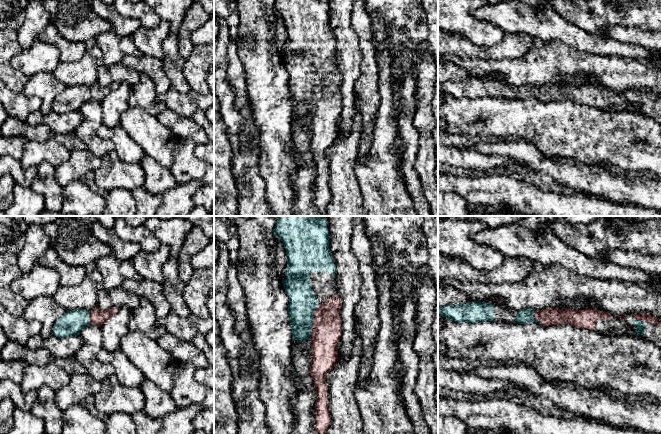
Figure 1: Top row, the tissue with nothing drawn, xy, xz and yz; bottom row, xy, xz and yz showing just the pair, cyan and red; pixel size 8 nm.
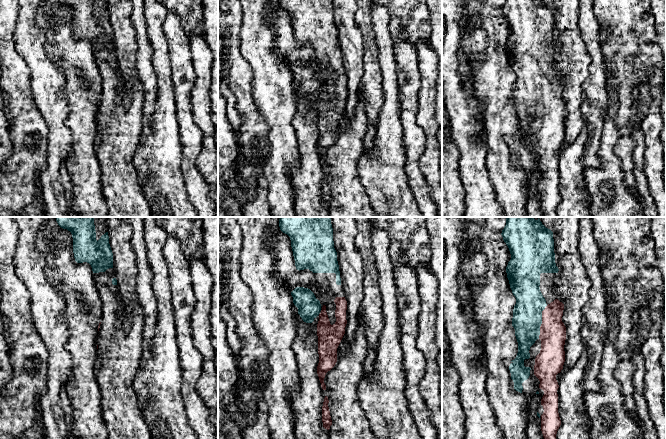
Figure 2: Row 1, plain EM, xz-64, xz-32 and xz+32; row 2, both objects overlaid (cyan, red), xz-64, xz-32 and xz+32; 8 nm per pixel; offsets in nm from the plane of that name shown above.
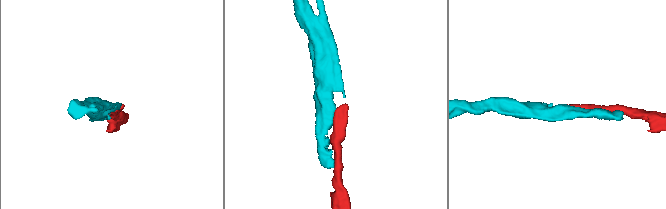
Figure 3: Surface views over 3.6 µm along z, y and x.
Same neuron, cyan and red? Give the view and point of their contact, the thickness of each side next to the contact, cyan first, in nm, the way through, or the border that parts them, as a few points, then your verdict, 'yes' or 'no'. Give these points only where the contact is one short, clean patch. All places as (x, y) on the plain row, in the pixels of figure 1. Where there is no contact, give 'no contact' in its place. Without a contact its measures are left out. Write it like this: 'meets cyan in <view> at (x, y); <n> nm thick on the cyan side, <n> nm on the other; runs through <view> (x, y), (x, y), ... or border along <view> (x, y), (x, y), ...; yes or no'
meets cyan in xz at (313, 95); 220 nm thick on the cyan side, 240 nm on the other; yes

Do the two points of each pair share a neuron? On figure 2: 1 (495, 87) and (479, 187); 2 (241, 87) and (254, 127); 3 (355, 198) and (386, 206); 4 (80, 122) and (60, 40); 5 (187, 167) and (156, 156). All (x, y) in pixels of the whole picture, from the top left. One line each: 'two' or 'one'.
1: two
2: one
3: two
4: one
5: two

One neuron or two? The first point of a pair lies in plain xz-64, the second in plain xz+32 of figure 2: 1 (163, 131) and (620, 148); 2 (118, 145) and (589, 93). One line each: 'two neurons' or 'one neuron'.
1: two neurons
2: two neurons

